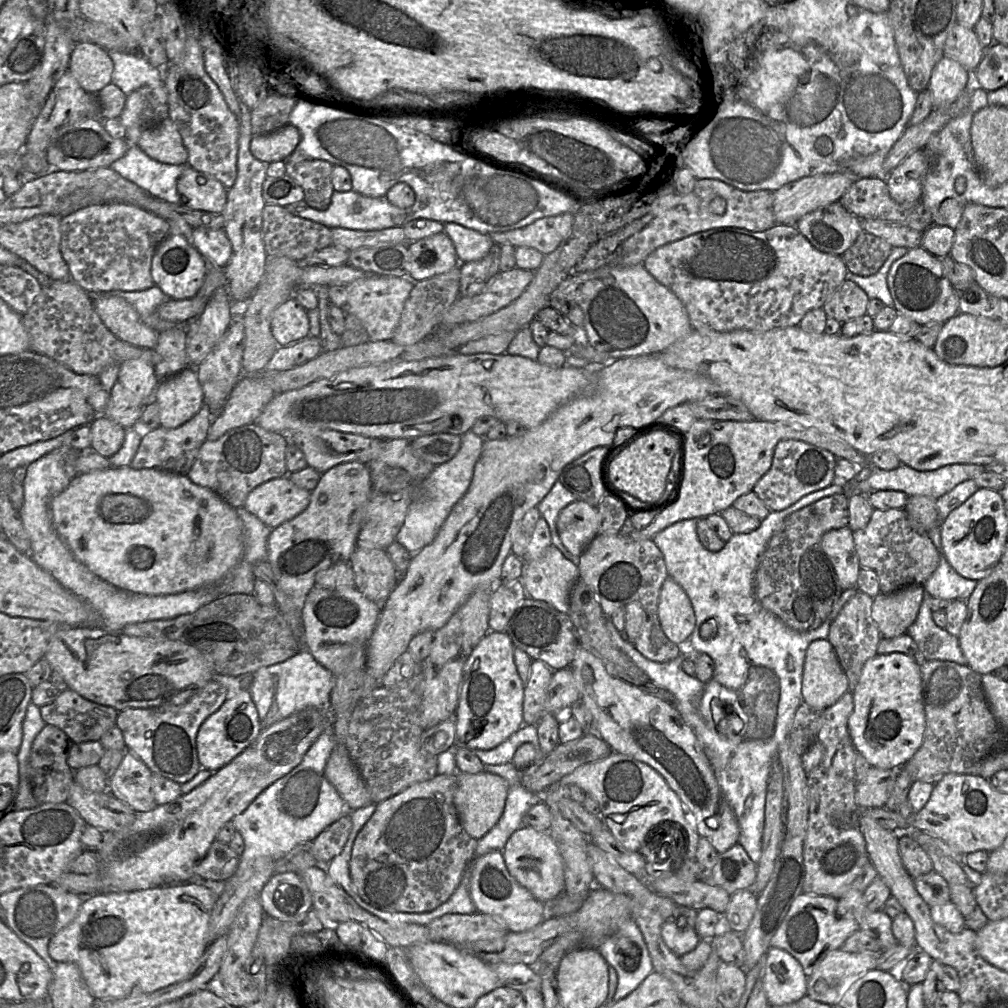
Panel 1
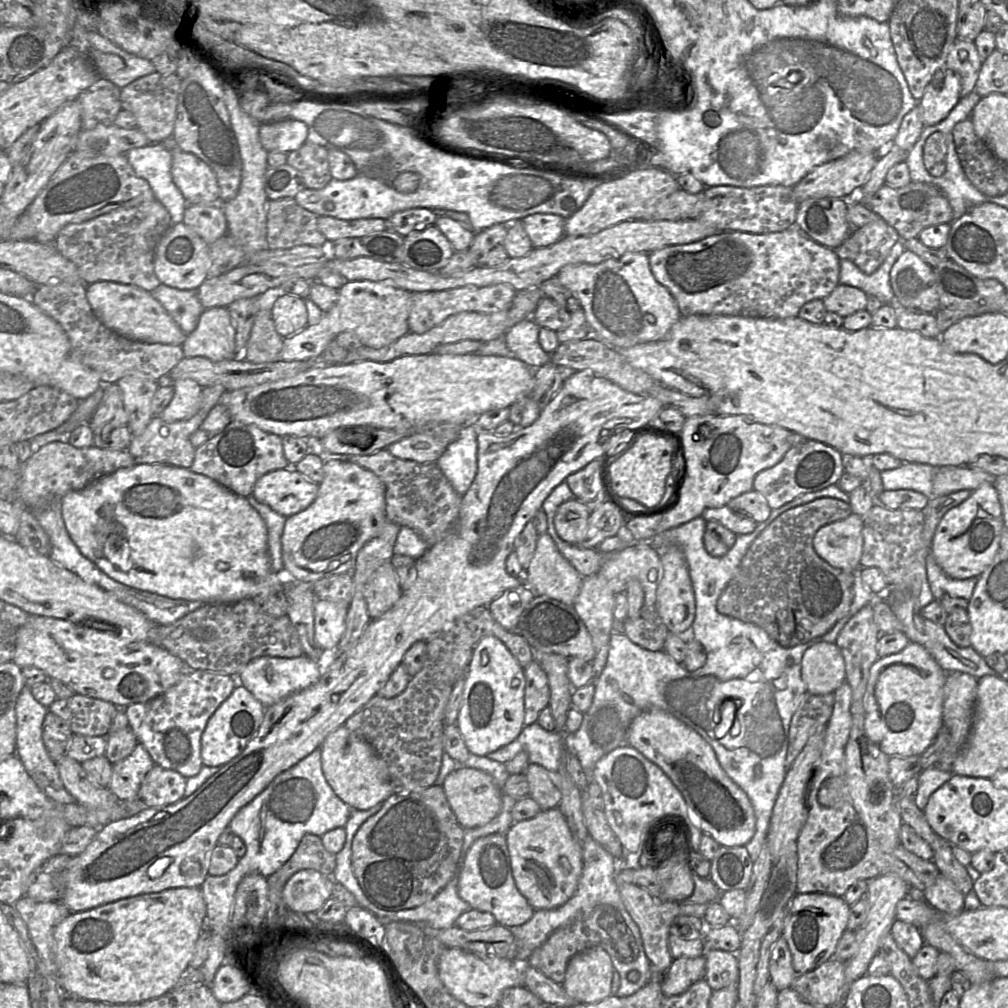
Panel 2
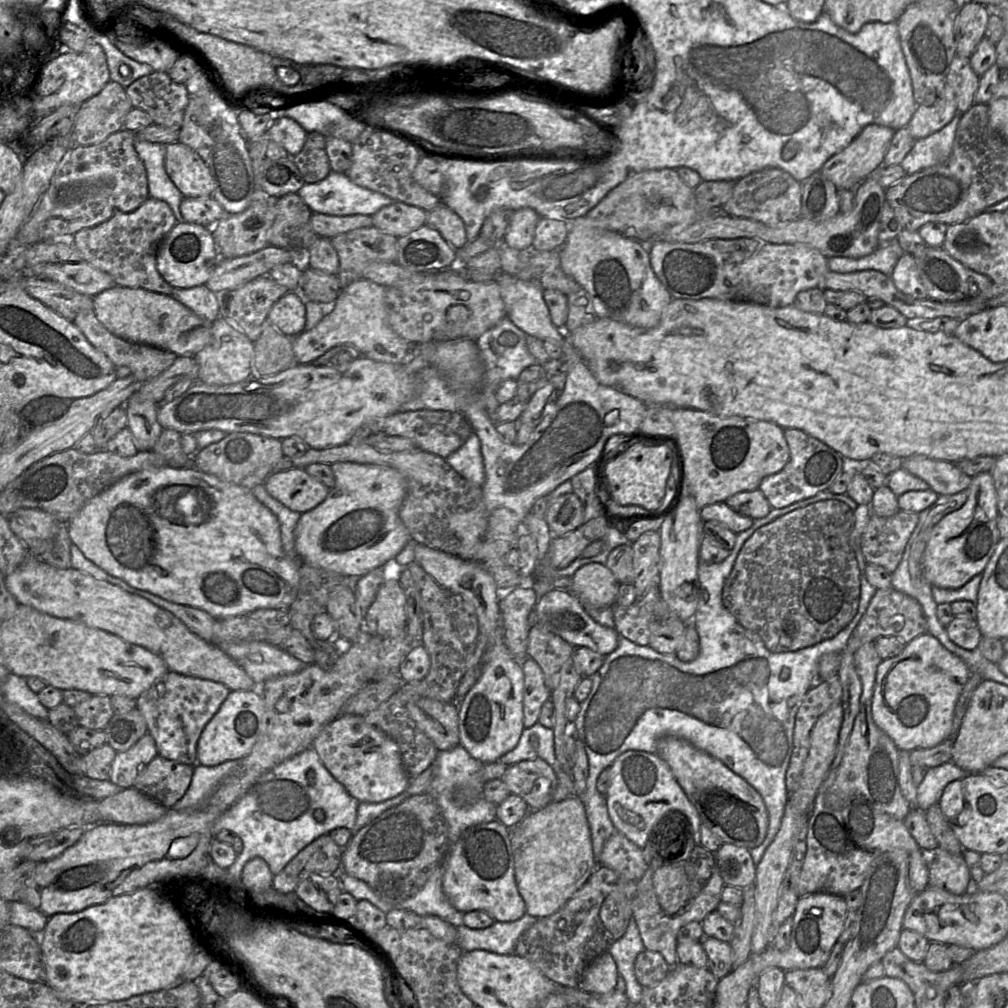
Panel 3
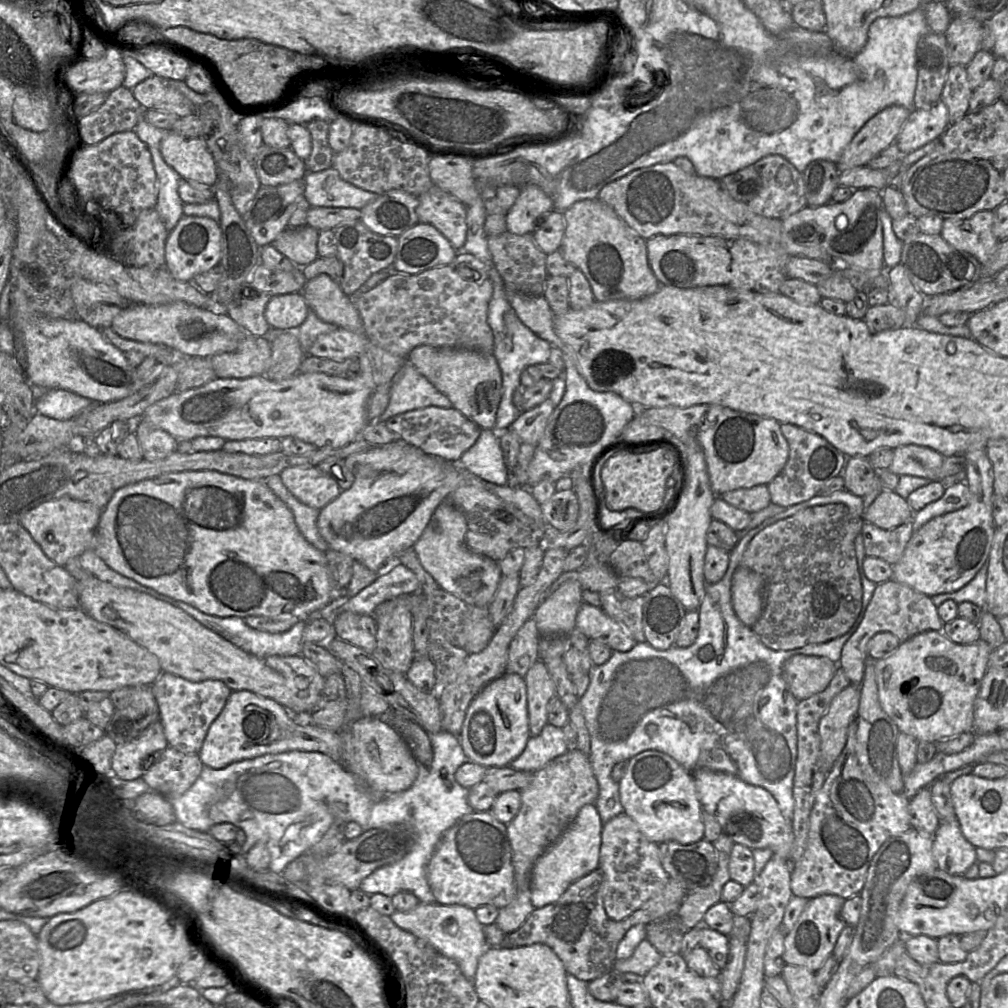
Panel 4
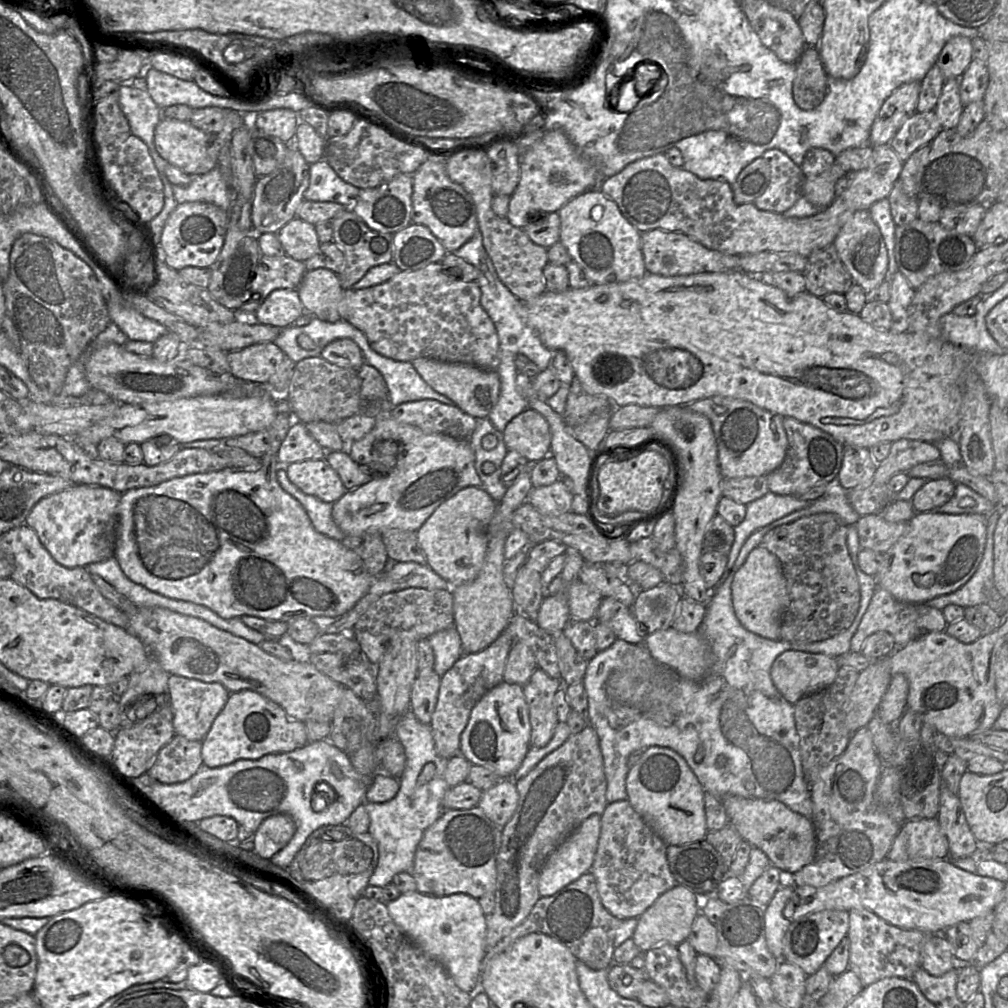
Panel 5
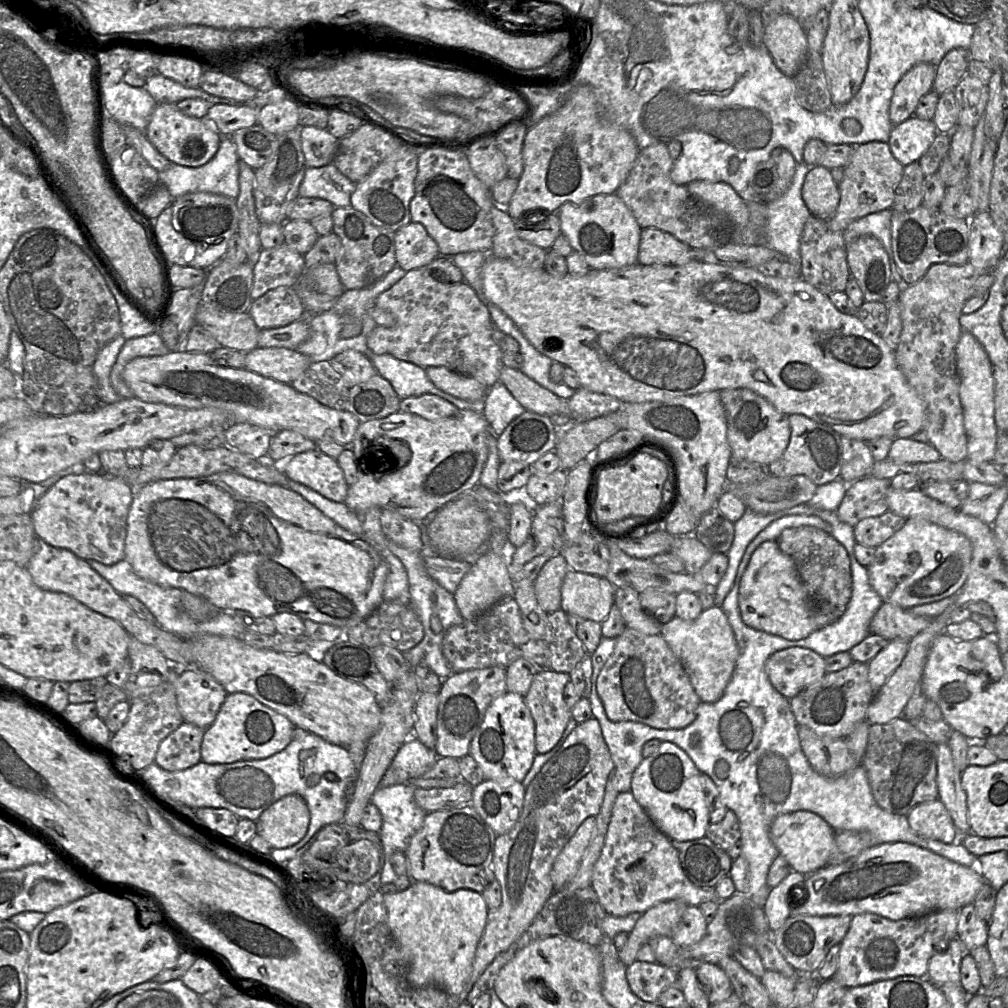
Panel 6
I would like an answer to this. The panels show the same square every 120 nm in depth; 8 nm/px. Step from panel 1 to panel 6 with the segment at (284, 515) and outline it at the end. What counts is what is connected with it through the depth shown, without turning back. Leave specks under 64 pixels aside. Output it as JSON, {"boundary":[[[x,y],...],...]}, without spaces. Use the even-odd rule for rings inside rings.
{"boundary":[[[318,448],[296,454],[282,463],[289,480],[301,483],[322,496],[344,502],[350,487],[336,459]]]}

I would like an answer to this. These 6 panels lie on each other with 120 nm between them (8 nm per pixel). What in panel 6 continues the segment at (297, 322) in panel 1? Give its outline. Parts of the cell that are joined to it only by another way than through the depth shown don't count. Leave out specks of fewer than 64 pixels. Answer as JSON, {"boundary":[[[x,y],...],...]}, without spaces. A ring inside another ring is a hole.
{"boundary":[[[296,285],[279,286],[267,291],[251,302],[247,312],[260,330],[285,326],[306,315]]]}

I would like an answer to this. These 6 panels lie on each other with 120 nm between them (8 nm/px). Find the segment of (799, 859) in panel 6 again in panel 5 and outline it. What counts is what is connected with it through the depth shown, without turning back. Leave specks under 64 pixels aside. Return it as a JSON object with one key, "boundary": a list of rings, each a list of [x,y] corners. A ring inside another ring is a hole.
{"boundary":[[[729,795],[721,799],[728,821],[742,840],[762,850],[771,864],[794,874],[809,864],[816,850],[816,834],[811,818],[798,814],[777,800],[751,799]]]}

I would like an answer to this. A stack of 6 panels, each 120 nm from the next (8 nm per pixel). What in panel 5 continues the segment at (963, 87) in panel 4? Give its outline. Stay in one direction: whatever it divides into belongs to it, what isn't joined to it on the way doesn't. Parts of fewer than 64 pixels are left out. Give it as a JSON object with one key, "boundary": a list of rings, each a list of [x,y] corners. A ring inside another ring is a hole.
{"boundary":[[[950,78],[944,82],[935,113],[943,129],[955,129],[963,113],[960,98],[959,79]]]}

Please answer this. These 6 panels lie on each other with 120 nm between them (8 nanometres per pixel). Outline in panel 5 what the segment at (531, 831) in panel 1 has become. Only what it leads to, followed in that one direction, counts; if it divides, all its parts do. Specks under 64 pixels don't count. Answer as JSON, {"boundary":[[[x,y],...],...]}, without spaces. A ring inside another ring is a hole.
{"boundary":[[[593,814],[545,860],[539,877],[539,893],[541,897],[549,897],[591,871],[601,833],[601,815]]]}

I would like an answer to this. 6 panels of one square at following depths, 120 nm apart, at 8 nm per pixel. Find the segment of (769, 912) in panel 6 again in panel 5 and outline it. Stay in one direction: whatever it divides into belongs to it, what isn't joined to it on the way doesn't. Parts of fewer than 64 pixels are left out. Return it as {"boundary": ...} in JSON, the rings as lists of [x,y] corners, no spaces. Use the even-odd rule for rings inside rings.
{"boundary":[[[780,886],[764,910],[767,946],[773,956],[779,961],[783,959],[783,940],[791,923],[791,920],[785,916],[785,912],[788,914],[786,903],[791,897],[793,901],[793,893],[795,893],[796,888],[795,886]]]}

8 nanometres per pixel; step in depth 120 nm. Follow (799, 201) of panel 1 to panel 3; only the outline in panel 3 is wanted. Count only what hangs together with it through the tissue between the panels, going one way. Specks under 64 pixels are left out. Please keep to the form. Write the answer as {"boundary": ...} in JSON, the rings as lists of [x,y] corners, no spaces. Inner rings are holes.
{"boundary":[[[869,124],[842,151],[830,157],[820,169],[822,175],[842,190],[854,190],[872,171],[883,165],[883,160],[895,130],[878,124]]]}

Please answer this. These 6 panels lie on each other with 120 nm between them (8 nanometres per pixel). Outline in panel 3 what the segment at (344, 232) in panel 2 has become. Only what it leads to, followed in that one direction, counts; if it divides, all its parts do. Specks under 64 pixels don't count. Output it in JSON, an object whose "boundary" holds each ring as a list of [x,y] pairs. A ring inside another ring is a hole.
{"boundary":[[[313,213],[310,222],[313,231],[318,237],[329,239],[354,229],[373,226],[372,216],[363,214],[336,216]]]}

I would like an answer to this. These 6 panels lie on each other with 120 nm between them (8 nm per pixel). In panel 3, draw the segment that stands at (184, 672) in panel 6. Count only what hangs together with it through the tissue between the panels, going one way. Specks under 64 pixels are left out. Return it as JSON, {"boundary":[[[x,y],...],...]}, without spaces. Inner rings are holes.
{"boundary":[[[168,671],[136,699],[135,708],[145,718],[158,755],[195,766],[200,735],[229,693],[230,690],[222,683]]]}

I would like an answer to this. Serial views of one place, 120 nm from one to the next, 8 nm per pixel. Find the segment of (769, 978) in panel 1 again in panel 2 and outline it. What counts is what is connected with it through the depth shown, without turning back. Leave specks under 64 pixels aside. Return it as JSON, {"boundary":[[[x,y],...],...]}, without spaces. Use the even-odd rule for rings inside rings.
{"boundary":[[[780,936],[772,947],[769,963],[770,982],[777,991],[791,988],[798,975],[793,969],[792,955],[784,937]]]}

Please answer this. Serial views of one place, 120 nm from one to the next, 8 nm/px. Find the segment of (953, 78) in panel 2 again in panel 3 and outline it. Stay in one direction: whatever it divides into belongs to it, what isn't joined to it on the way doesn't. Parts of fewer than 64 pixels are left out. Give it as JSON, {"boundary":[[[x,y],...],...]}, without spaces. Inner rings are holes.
{"boundary":[[[946,82],[944,83],[943,96],[931,105],[917,105],[907,127],[914,139],[918,140],[941,130],[951,122],[957,113],[954,91]]]}

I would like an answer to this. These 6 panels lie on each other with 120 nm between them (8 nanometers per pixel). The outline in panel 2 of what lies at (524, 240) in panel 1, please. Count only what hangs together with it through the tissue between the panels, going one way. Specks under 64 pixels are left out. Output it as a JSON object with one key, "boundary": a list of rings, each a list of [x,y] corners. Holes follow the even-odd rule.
{"boundary":[[[535,213],[521,220],[534,248],[556,243],[565,235],[565,221],[561,215]]]}

